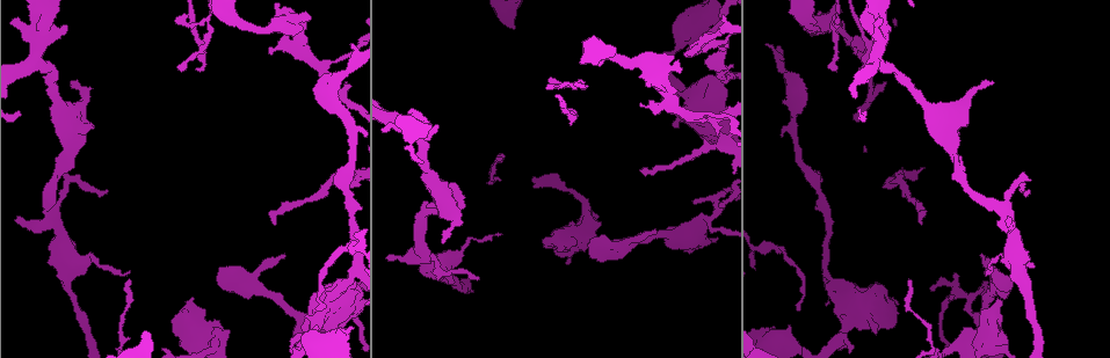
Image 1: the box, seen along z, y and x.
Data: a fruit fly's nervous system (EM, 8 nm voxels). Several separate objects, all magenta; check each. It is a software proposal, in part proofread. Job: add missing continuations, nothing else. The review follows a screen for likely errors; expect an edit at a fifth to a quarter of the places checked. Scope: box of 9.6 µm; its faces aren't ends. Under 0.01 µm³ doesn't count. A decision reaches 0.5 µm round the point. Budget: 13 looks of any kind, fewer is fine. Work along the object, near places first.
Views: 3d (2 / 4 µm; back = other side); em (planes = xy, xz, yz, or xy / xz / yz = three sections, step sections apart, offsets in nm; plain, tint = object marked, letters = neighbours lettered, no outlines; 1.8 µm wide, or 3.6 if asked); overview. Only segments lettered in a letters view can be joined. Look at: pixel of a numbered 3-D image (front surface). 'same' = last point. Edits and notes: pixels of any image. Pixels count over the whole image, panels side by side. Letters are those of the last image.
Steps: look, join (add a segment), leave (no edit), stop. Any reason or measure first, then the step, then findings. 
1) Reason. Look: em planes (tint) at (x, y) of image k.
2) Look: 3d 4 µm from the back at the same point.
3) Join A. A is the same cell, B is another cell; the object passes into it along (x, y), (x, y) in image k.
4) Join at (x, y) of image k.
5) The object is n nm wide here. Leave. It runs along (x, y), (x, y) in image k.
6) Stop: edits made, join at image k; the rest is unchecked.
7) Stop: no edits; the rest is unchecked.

Free end. Look: 3d 2 µm from the back at (349, 44) of image 1.

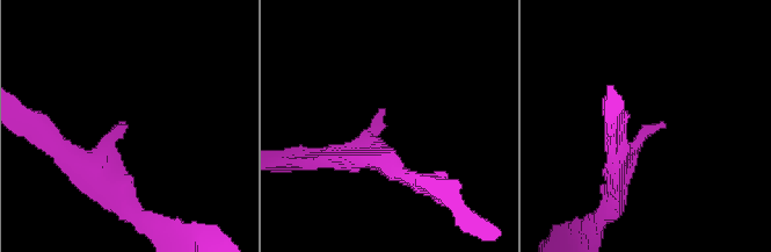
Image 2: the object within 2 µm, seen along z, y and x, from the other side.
Now the EM. Look: em 3.6 µm planes (plain) at (122, 126) of image 2.

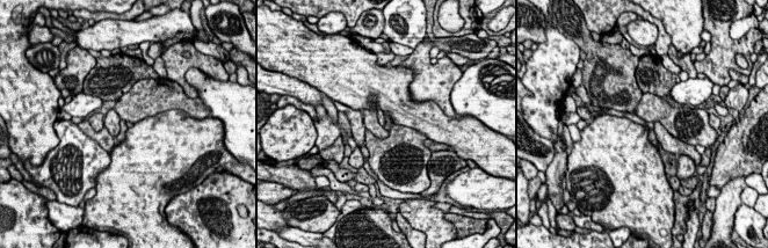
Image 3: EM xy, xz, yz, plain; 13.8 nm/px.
Look: em 3.6 µm planes (letters) at the same point.

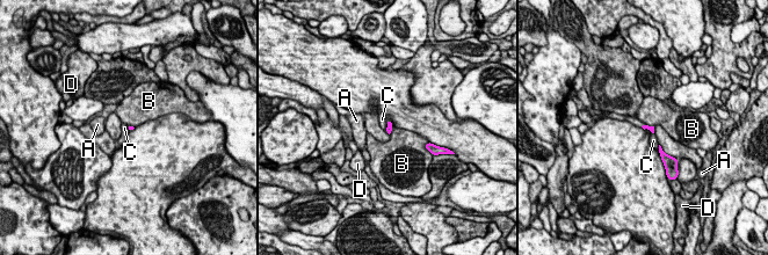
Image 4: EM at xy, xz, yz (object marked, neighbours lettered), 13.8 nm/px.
Leave. A, B, C and D are other cells; none of them fits.

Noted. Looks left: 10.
Thin neck. Look: 3d 4 µm at (828, 24) of image 1.

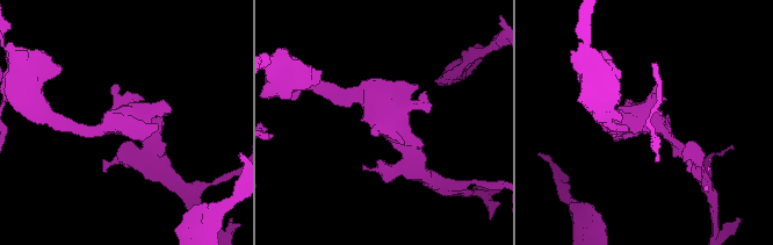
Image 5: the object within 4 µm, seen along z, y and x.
Look: em planes (letters) at (640, 122) of image 5.

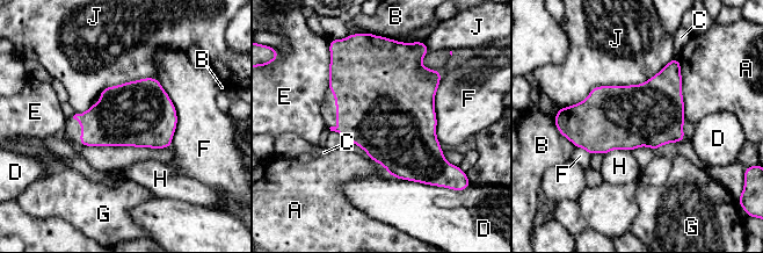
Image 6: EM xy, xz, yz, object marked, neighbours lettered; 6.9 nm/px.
Leave. A, B, C, D, E, F, G, H and J are other cells; a border runs along (631, 150), (612, 149), (603, 154) in image 6; none of them fits.

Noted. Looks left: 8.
Look: em planes (letters) at (438, 125) of image 1.

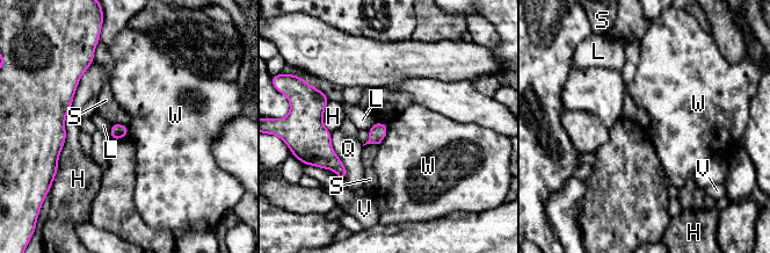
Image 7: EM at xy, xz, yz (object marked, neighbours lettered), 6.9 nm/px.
Leave. H, L, Q, S, V and W are other cells; a border runs along (389, 127), (386, 136), (379, 144) in image 7; no lettered segment goes on from it.

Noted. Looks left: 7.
Branch stops here. Look: 3d 4 µm at (70, 83) of image 1.

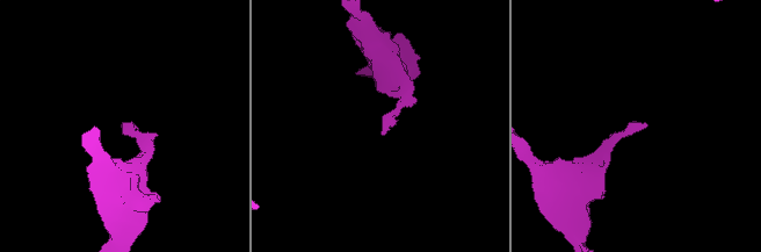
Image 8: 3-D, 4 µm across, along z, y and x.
Look: em 3.6 µm planes (tint) at (121, 127) of image 8.

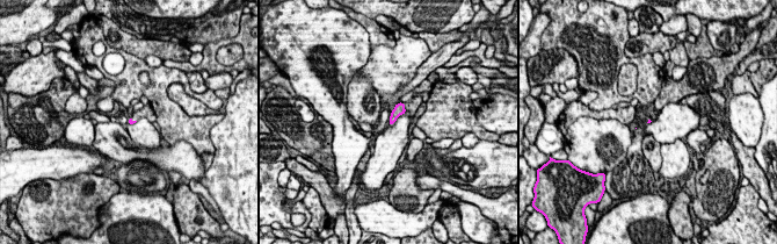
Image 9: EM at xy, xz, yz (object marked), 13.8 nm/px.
Look: em 3.6 µm planes (letters) at the same point.

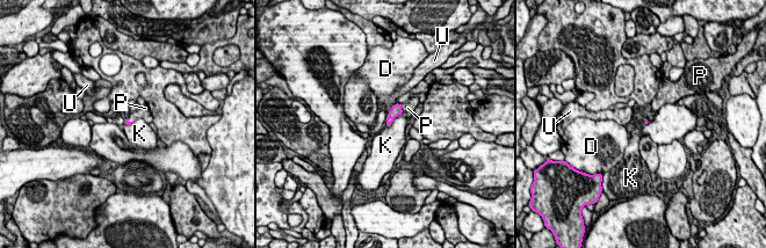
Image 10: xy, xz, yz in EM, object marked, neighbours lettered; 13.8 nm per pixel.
The longest contact is with K, 320 nm. Join P. P is the same cell, D, K and U are other cells; the object passes into it along (396, 109), (400, 108), (407, 108) in image 10; the neuron continues.

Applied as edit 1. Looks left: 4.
Look: overview.

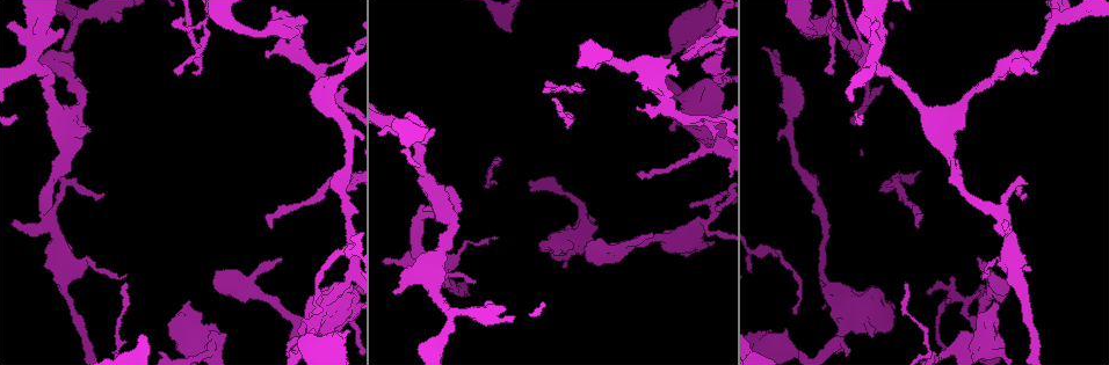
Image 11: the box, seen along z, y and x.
Look: em 3.6 µm xy step 16 (plain) at (991, 312) of image 11.

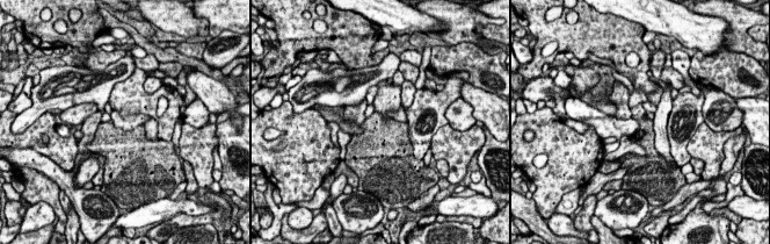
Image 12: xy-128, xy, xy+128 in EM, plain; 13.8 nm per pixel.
What lies round it. Look: em 3.6 µm xy step 16 (letters) at the same point.

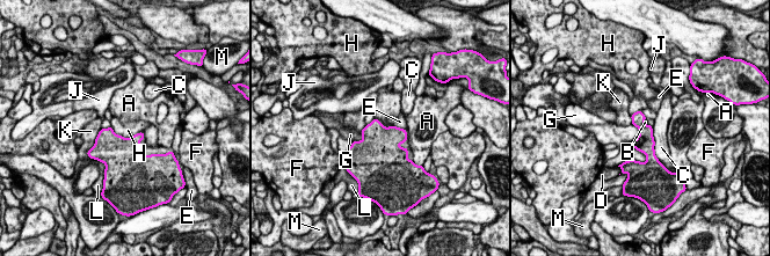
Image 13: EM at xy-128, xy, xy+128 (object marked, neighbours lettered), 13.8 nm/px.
Leave. A, B, C, D, E, F, G, H, J, K, L and M are other cells; a border runs along (110, 126), (124, 137), (143, 131) in image 13; no lettered segment goes on from it.

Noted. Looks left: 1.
Stop: edits made, join at image 10; the rest is unchecked.

